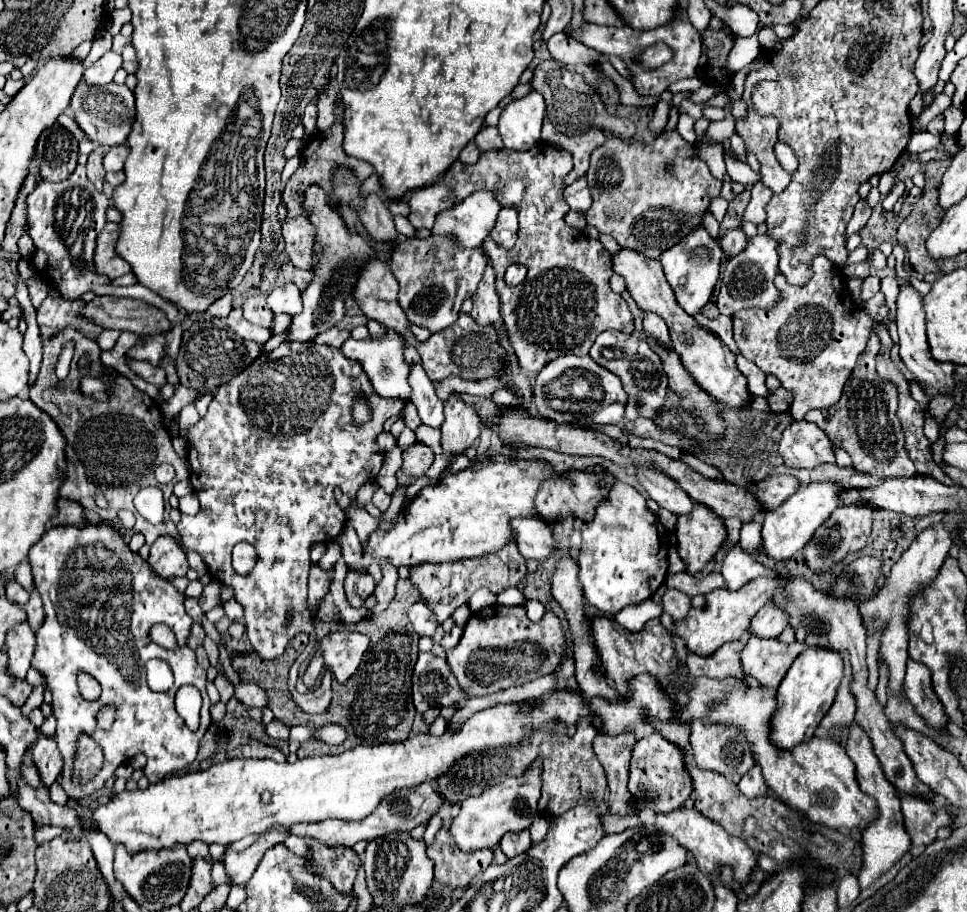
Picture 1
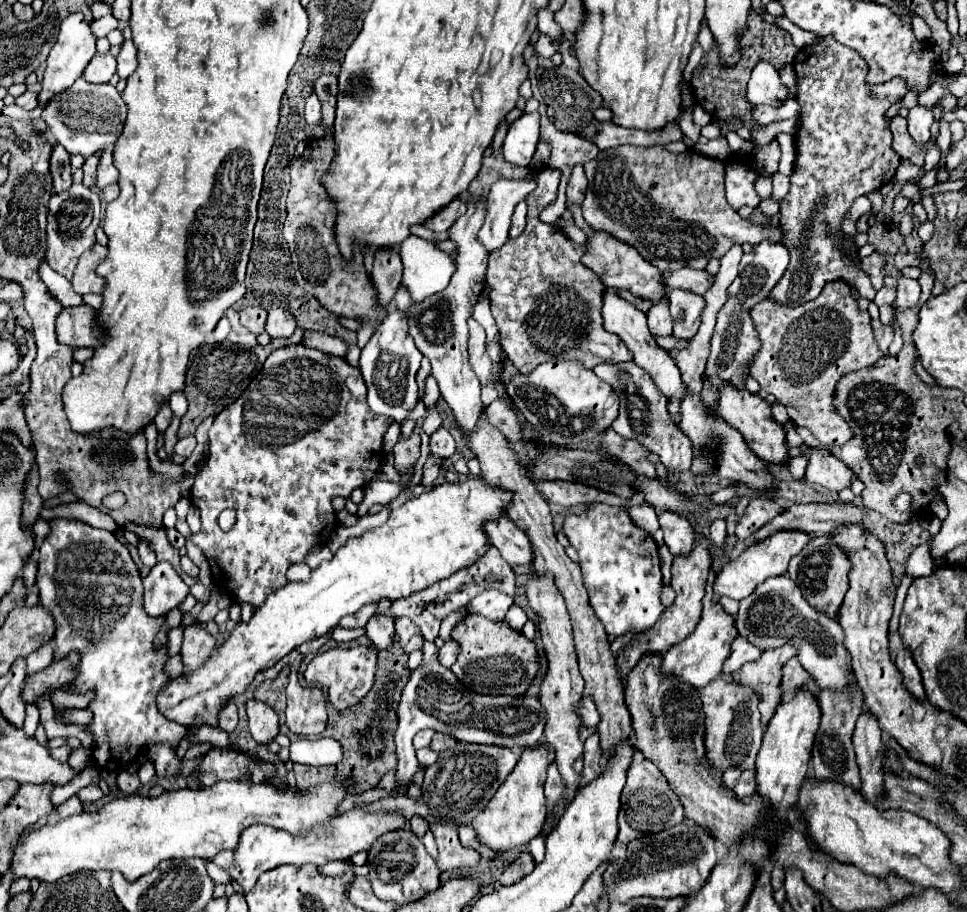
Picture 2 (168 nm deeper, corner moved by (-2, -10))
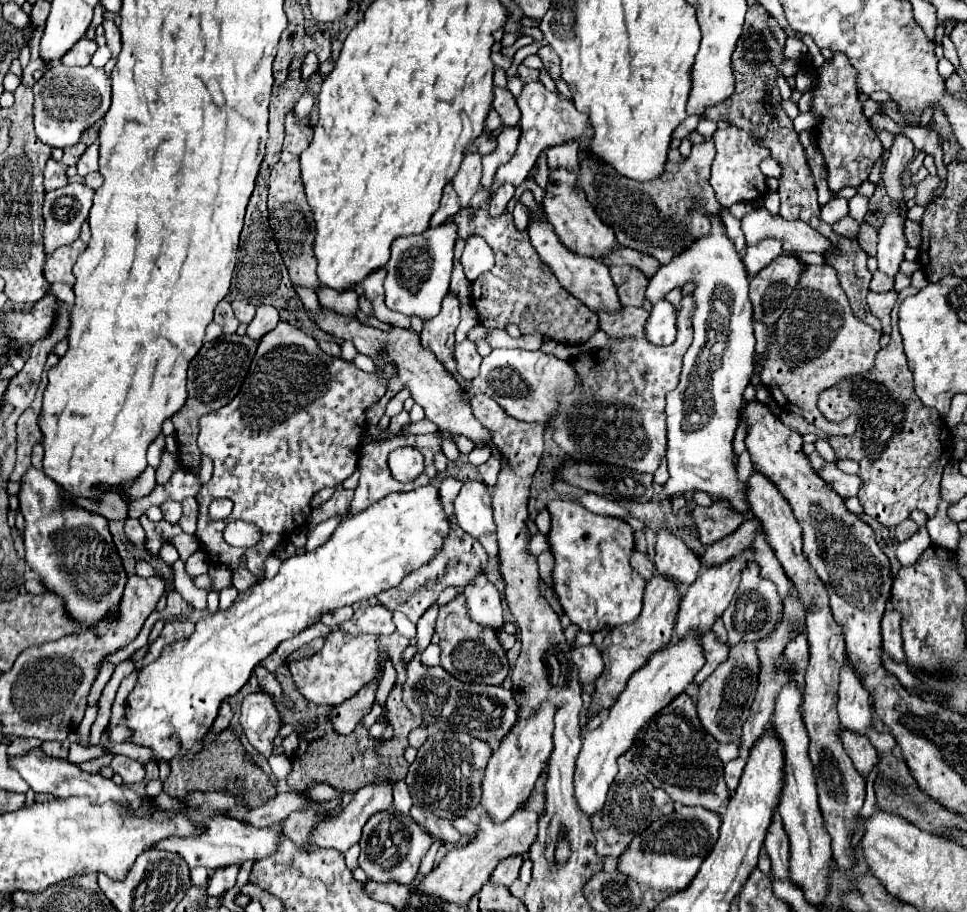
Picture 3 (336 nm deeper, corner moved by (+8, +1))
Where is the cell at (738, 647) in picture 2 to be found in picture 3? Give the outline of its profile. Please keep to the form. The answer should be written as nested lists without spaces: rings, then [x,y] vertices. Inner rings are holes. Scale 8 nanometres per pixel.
[[[703,633],[699,637],[699,645],[703,647],[703,655],[705,655],[705,665],[701,667],[701,671],[695,675],[693,683],[695,685],[701,685],[715,669],[717,665],[721,665],[727,655],[729,655],[729,645],[721,645],[717,639],[715,639],[715,633]]]

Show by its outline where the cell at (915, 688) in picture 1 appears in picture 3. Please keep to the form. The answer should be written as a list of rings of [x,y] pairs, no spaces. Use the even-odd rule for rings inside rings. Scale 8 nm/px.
[[[895,609],[887,611],[881,621],[881,639],[883,639],[883,651],[893,659],[905,663],[905,651],[903,651],[903,639],[901,639],[901,613]]]

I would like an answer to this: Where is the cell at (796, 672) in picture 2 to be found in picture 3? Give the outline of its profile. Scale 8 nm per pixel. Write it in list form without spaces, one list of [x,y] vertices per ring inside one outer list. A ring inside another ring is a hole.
[[[801,633],[795,641],[791,641],[785,649],[785,655],[787,659],[793,663],[793,667],[801,667],[801,665],[807,665],[809,661],[809,647],[807,647],[807,637],[805,633]]]

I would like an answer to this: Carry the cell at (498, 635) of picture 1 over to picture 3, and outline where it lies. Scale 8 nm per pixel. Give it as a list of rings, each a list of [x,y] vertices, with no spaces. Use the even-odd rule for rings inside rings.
[[[459,593],[451,603],[439,609],[437,627],[439,647],[441,647],[441,667],[447,669],[455,679],[463,683],[481,683],[481,685],[501,685],[503,679],[509,675],[509,663],[505,657],[503,647],[497,641],[497,633],[489,627],[481,627],[471,621],[465,609],[465,597]],[[475,641],[475,643],[465,643]]]

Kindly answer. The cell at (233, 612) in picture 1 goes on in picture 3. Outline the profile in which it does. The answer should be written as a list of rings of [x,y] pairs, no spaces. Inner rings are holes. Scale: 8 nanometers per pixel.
[[[229,587],[229,589],[221,589],[221,593],[219,593],[219,597],[221,597],[221,601],[219,601],[219,609],[227,609],[233,601],[235,601],[235,597],[239,595],[239,591],[235,589],[235,587]]]

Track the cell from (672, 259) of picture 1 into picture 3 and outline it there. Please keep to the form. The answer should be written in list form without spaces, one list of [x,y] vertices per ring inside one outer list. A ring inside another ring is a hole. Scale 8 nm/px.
[[[657,301],[645,321],[645,337],[653,345],[671,345],[675,341],[675,309],[669,301]]]

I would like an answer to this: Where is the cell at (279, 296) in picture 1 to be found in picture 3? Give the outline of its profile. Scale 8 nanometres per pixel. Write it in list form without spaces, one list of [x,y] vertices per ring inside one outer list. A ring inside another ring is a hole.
[[[261,305],[257,307],[257,315],[255,319],[249,323],[247,327],[247,337],[249,339],[261,339],[265,333],[269,333],[271,329],[275,329],[275,325],[279,323],[279,313],[275,307],[271,305]]]

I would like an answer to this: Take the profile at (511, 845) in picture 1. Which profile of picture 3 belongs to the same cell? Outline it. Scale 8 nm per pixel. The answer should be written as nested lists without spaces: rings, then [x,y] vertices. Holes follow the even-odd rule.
[[[513,855],[513,857],[507,857],[505,861],[501,861],[497,865],[497,869],[493,869],[491,873],[491,881],[497,883],[497,885],[505,885],[509,887],[517,877],[519,877],[519,867],[521,867],[523,859],[521,855]]]

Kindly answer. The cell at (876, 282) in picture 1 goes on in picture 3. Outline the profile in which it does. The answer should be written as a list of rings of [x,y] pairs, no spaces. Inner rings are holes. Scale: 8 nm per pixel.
[[[875,271],[873,281],[871,281],[871,291],[885,293],[885,291],[891,291],[891,289],[893,289],[893,279],[885,277],[881,271]]]

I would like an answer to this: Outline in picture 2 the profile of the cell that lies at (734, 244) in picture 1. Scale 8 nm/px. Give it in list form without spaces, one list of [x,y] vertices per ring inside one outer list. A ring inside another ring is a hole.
[[[681,268],[675,272],[665,272],[663,280],[665,280],[667,288],[685,288],[695,294],[705,294],[711,288],[711,284],[715,282],[715,276],[705,270]]]

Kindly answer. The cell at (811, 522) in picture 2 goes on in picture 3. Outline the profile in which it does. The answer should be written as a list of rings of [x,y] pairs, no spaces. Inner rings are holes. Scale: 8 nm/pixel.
[[[755,517],[743,521],[743,525],[737,531],[733,531],[731,535],[727,535],[721,541],[707,547],[705,555],[701,557],[701,565],[705,565],[705,567],[723,565],[725,561],[741,555],[751,545],[751,541],[759,529],[761,529],[761,523]]]

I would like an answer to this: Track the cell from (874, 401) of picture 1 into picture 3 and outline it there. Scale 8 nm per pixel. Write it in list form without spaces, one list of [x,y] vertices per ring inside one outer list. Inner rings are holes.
[[[907,287],[899,293],[891,311],[891,343],[877,353],[873,371],[863,373],[861,377],[849,377],[833,389],[823,391],[819,397],[819,411],[829,421],[841,421],[859,411],[859,427],[853,435],[827,437],[821,431],[817,431],[817,435],[835,449],[837,459],[853,459],[859,463],[859,477],[863,481],[859,501],[865,513],[885,527],[897,527],[909,519],[913,509],[925,511],[931,519],[941,501],[941,473],[949,463],[949,429],[945,429],[935,409],[925,407],[917,399],[907,357],[903,353],[903,339],[897,329],[899,305],[913,293],[917,293],[915,287]]]

